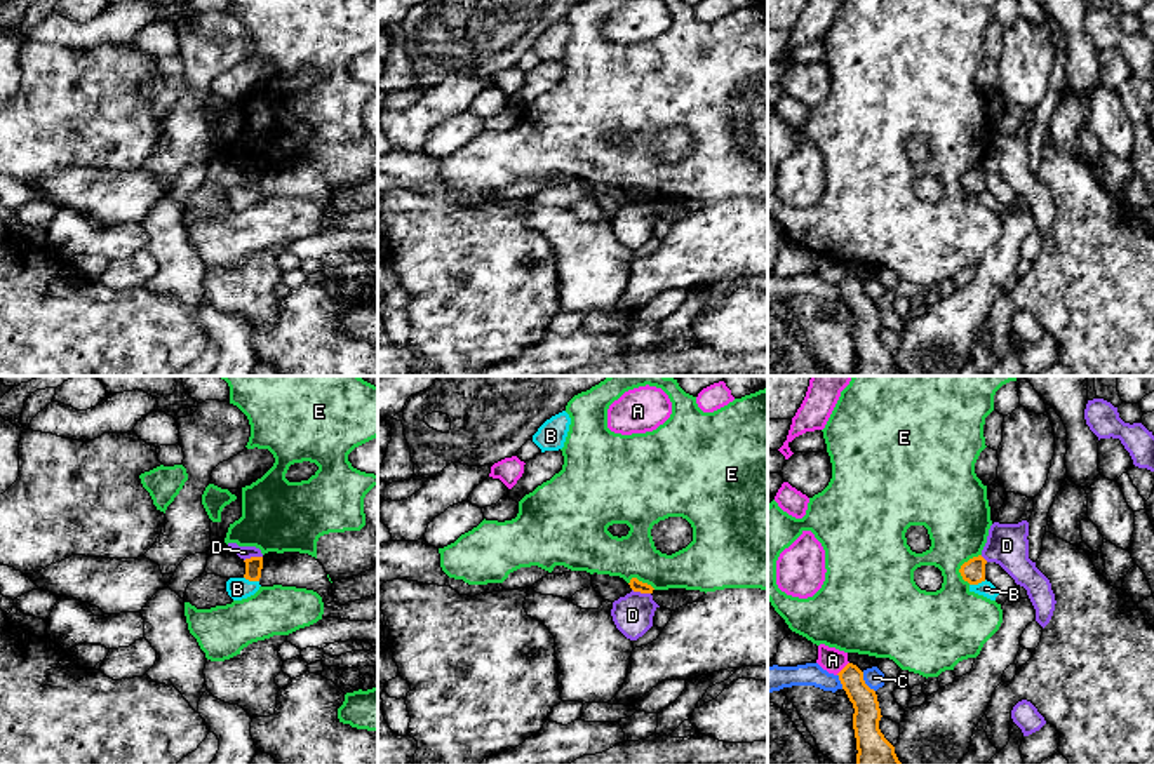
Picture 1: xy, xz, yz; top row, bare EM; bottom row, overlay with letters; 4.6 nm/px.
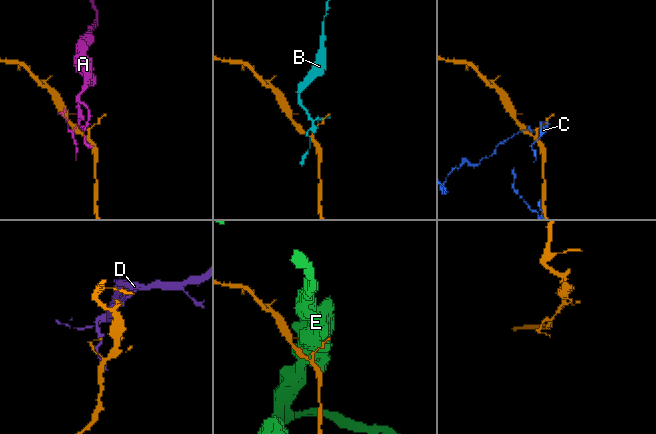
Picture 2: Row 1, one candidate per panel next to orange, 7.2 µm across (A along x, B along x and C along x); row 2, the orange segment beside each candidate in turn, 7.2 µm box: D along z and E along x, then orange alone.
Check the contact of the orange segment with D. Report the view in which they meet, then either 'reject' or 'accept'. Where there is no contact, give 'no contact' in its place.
contact in xy; reject

